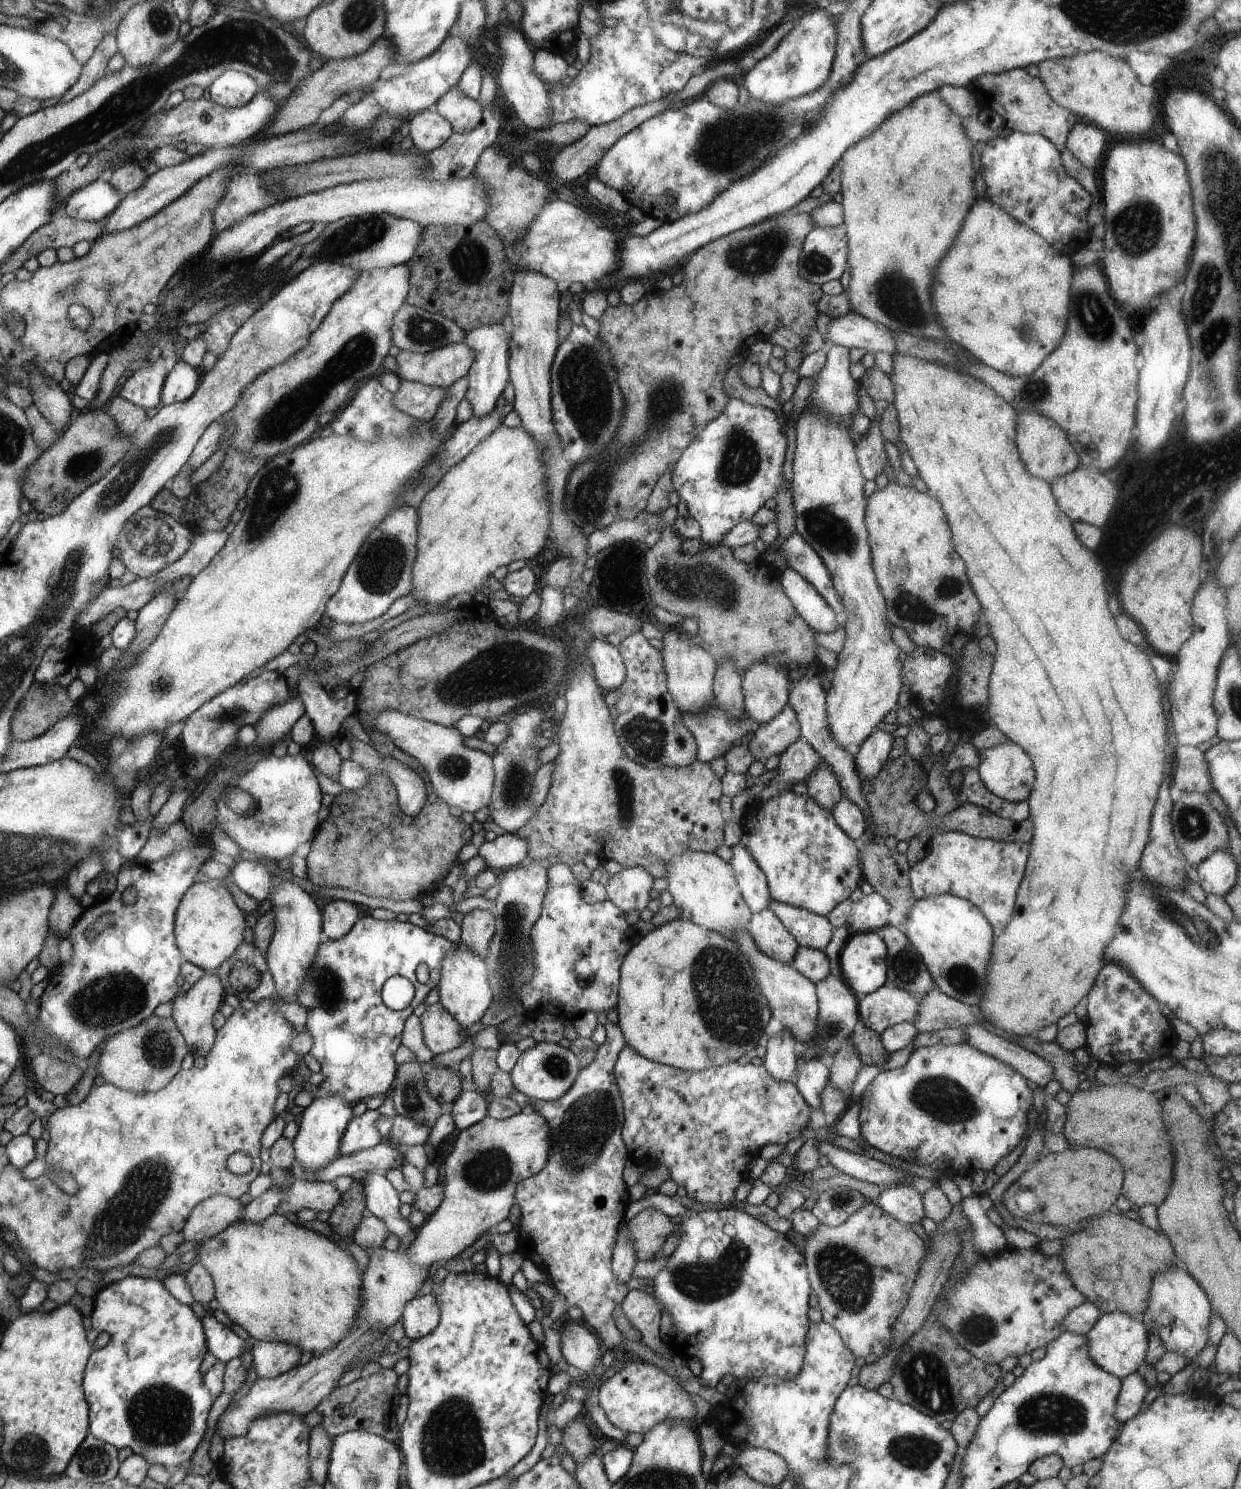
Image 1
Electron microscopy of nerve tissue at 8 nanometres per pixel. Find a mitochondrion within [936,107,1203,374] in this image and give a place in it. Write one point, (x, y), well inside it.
(1136, 229)

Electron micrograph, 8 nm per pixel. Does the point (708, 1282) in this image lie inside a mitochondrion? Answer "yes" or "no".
yes

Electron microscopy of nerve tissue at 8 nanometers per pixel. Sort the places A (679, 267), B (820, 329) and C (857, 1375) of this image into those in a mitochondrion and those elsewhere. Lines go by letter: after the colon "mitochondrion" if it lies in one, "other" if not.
A: other
B: other
C: other

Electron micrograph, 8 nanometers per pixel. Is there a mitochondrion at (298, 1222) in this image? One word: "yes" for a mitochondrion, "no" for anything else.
no

